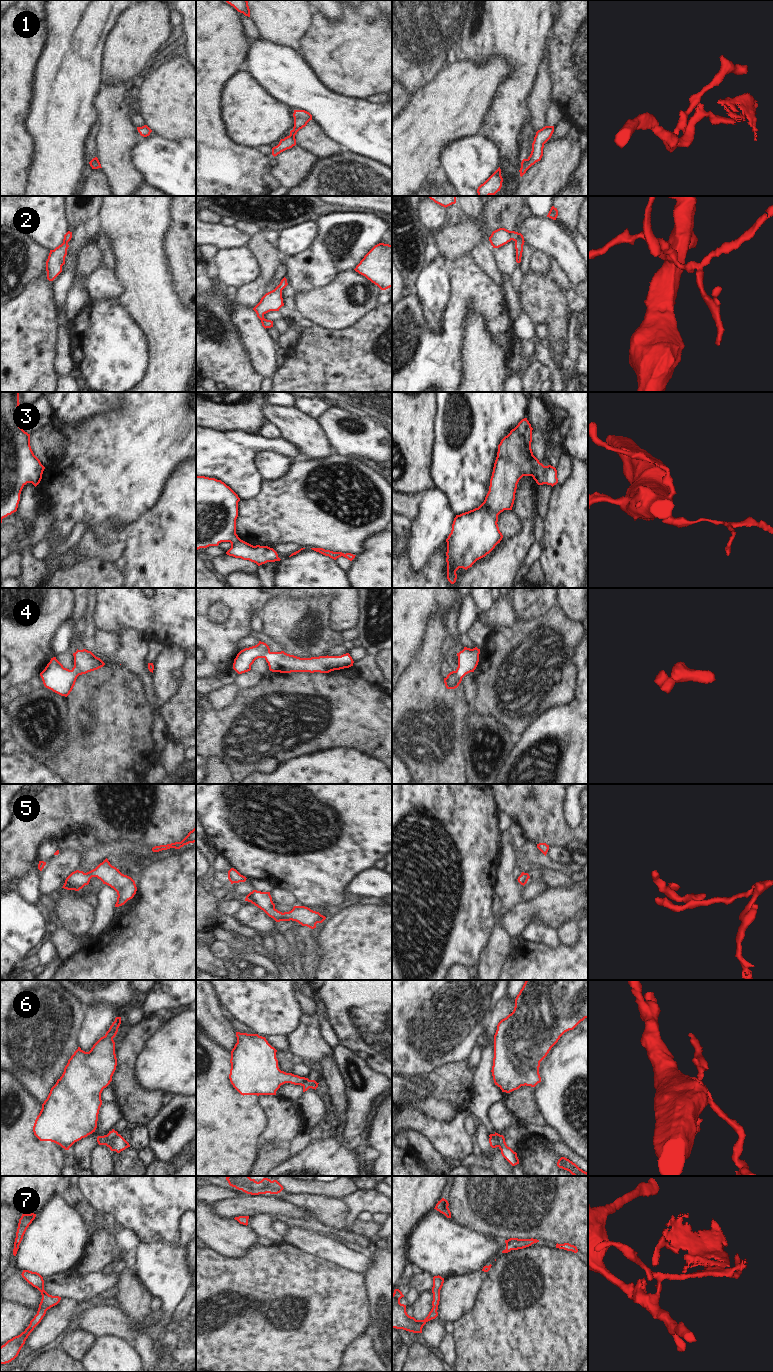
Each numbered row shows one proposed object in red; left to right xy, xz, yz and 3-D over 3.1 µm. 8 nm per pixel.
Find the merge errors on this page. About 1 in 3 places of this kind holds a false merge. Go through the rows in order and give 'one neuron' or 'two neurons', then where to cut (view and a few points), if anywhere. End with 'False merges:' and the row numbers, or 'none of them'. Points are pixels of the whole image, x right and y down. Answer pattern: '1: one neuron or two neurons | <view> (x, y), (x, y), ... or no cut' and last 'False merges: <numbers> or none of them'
1: one neuron | no cut
2: two neurons | yz (518, 233), (514, 240)
3: one neuron | no cut
4: one neuron | no cut
5: one neuron | no cut
6: two neurons | yz (494, 1134), (498, 1146)
7: one neuron | no cut
False merges: 2, 6

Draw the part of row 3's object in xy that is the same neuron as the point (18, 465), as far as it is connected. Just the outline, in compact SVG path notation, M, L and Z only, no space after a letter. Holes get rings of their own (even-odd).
M0 392L0 523L17 511L23 487L27 483L36 487L45 469L31 449L30 434L18 425L19 404L19 392Z

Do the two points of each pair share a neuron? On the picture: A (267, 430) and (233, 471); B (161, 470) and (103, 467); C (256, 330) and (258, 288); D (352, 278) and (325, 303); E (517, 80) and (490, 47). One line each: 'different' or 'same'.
A: different
B: same
C: different
D: same
E: same

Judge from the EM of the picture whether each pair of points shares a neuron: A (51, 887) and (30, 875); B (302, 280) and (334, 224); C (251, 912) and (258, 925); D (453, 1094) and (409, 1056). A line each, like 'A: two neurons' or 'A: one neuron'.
A: two neurons
B: one neuron
C: one neuron
D: two neurons

